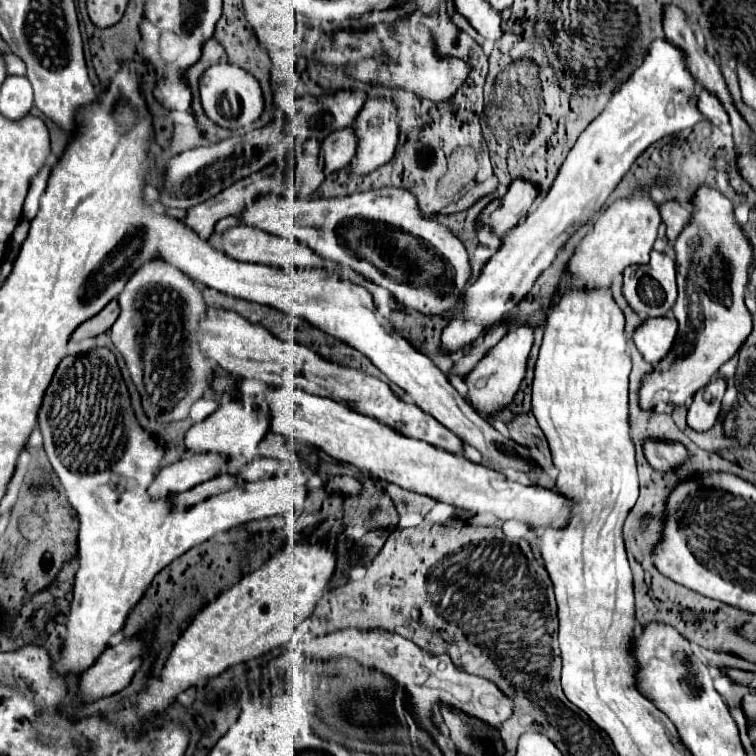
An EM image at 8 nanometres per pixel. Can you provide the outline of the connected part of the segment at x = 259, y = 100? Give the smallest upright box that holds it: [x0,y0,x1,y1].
[199,64,263,130]

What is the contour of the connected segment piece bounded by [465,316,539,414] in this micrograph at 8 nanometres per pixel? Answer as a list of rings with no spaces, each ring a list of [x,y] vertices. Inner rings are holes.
[[[531,316],[527,326],[521,326],[509,334],[503,336],[503,340],[499,344],[495,344],[485,358],[479,360],[479,364],[465,376],[465,384],[469,388],[467,398],[471,400],[473,408],[483,412],[483,414],[493,414],[497,410],[501,410],[503,406],[507,406],[515,392],[519,390],[519,384],[525,376],[525,364],[527,364],[527,356],[531,352],[533,346],[533,326],[539,322],[539,316]]]

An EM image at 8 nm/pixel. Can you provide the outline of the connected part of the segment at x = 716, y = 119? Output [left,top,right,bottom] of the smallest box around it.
[699,88,729,126]

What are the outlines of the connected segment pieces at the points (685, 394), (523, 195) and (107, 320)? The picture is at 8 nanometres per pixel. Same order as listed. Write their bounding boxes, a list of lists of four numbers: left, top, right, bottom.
[[639,186,751,412],[477,180,539,236],[71,300,119,342]]

